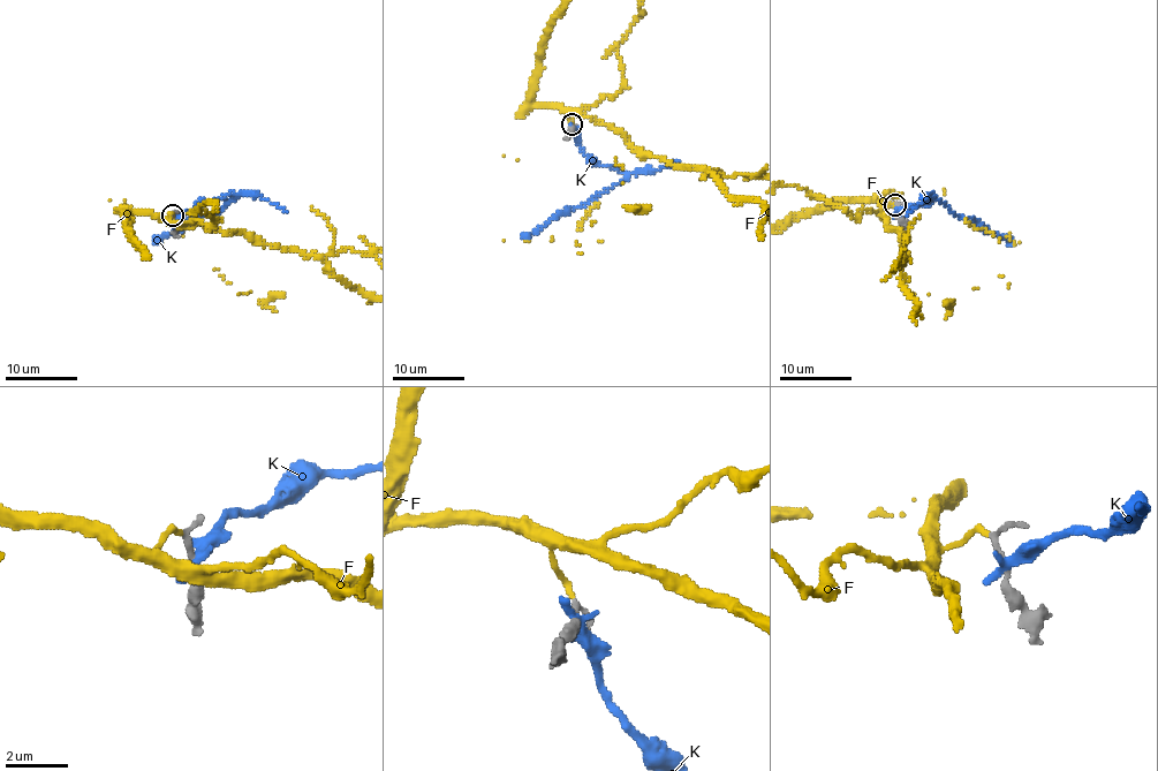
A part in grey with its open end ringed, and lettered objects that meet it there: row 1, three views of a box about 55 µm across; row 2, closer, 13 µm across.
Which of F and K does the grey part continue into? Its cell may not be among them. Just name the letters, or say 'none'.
F

